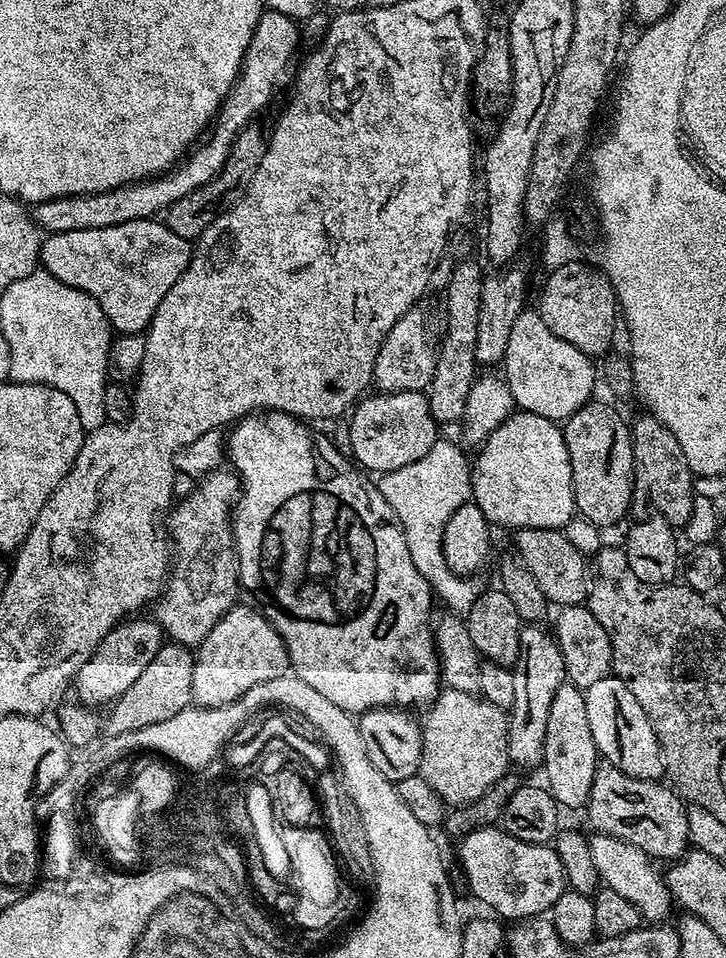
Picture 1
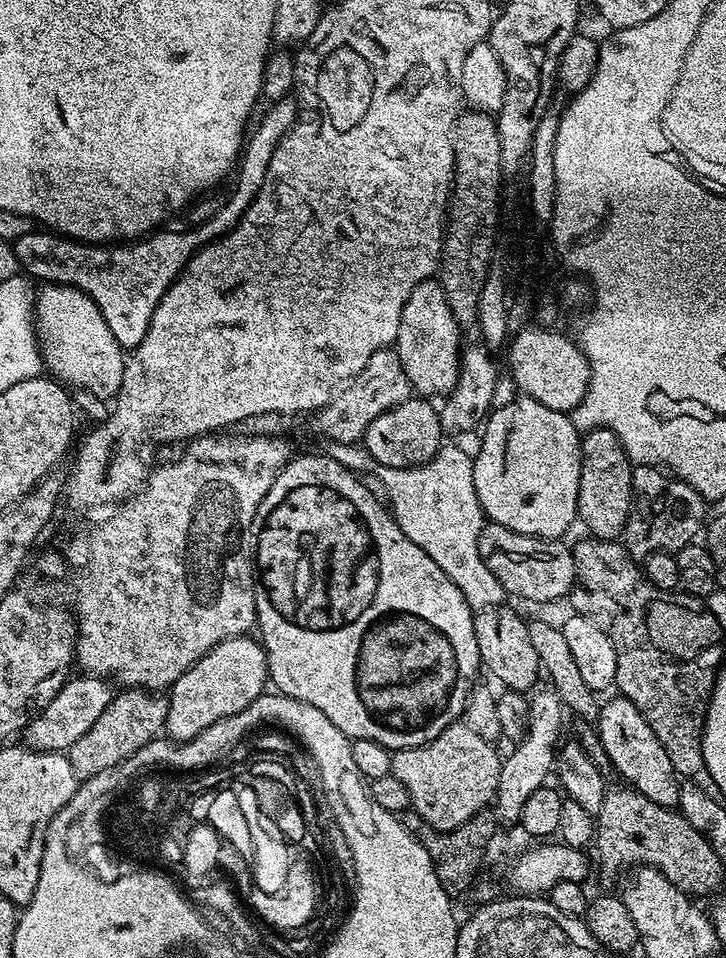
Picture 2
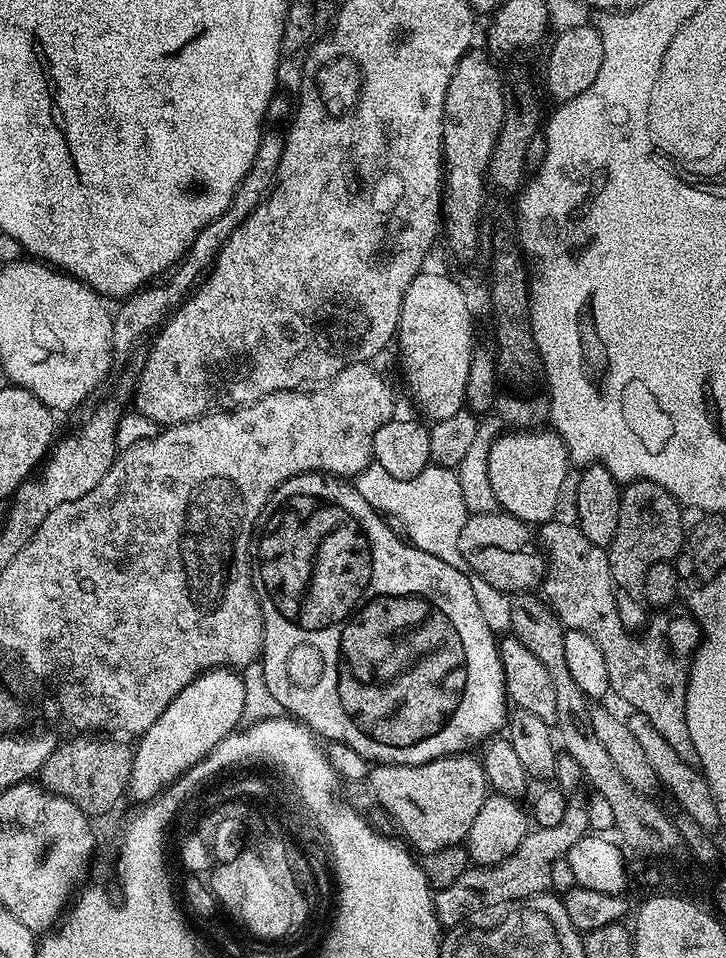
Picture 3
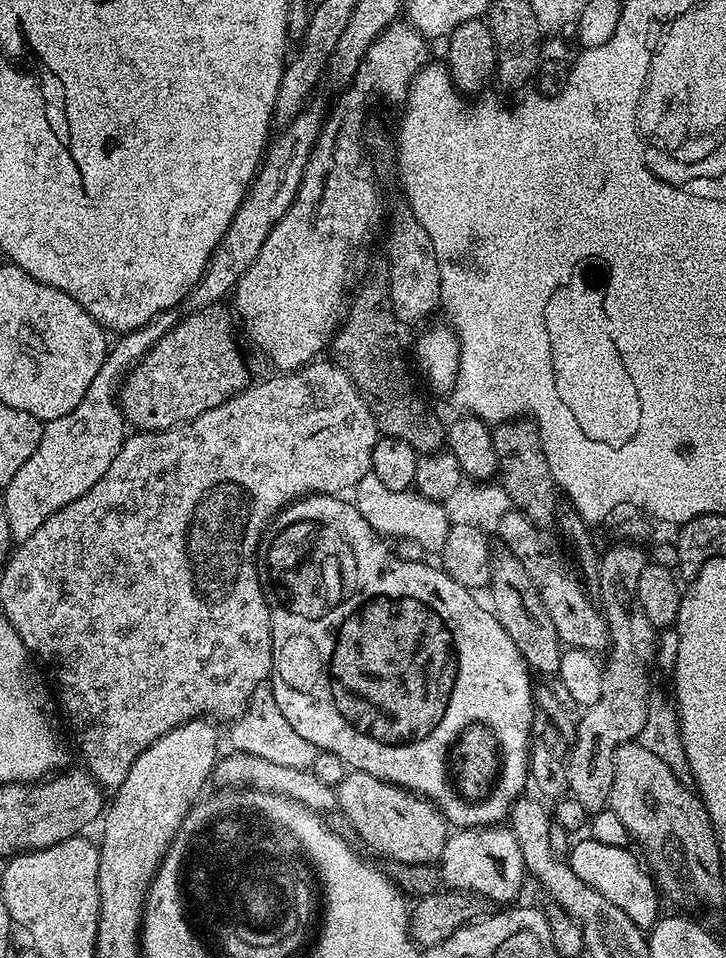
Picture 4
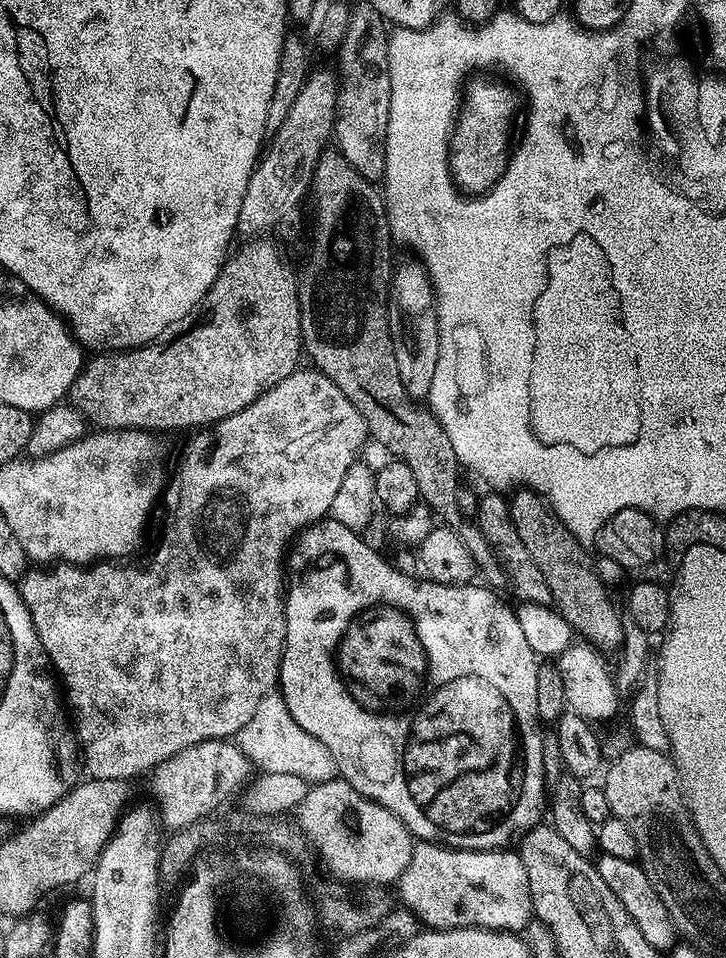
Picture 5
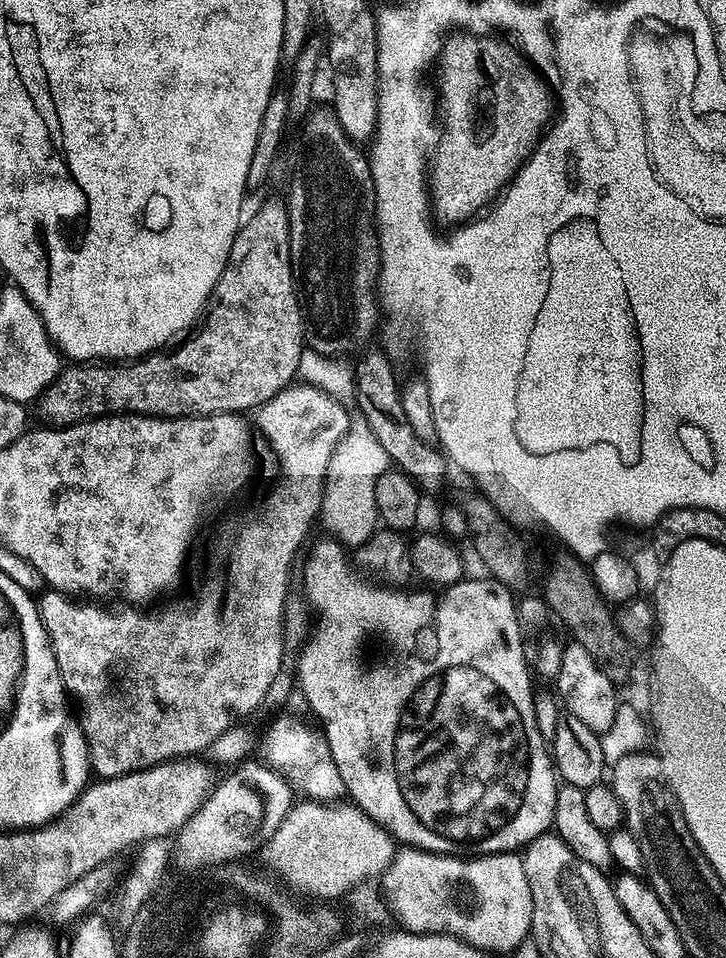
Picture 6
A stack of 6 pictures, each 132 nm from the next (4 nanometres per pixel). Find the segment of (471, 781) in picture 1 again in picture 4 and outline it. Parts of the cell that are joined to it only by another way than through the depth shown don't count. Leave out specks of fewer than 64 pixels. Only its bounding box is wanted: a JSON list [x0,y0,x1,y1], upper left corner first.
[335,770,450,864]

